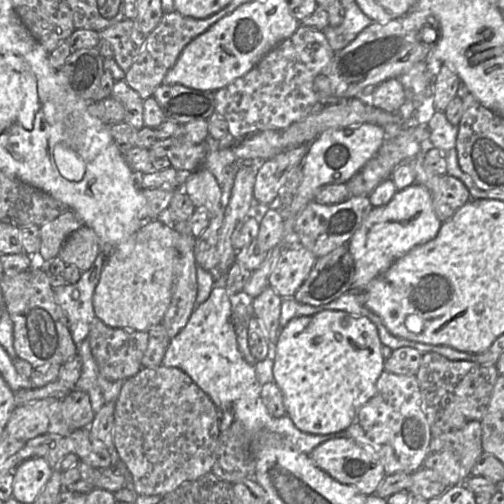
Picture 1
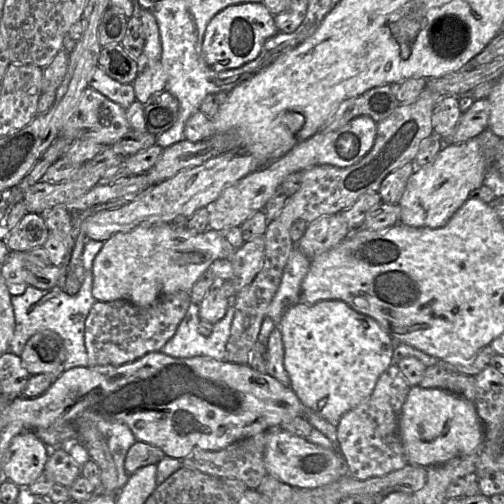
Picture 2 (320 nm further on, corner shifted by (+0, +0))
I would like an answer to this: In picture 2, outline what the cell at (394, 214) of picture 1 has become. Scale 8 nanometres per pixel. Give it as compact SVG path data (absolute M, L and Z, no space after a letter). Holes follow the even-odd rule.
M478 138L464 143L445 143L433 162L417 167L398 203L400 222L406 226L439 228L468 200L471 191L484 185L486 162Z

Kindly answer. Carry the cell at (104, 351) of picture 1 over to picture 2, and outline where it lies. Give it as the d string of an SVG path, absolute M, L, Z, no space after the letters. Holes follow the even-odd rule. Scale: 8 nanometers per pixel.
M180 291L161 297L147 307L125 300L96 301L85 322L85 347L89 366L120 366L134 362L151 352L159 352L174 336L191 301L190 292Z

